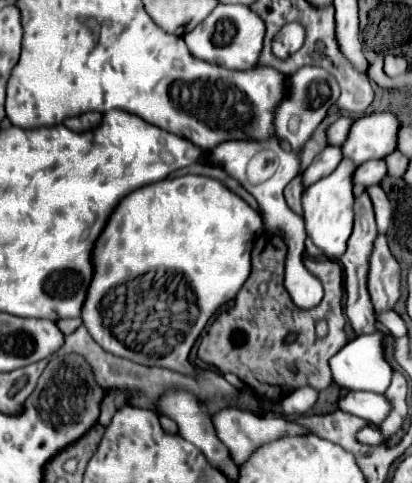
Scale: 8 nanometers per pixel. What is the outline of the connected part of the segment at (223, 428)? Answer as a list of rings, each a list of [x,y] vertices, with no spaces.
[[[220,409],[218,413],[212,415],[212,423],[214,423],[214,429],[216,429],[216,437],[228,447],[232,459],[236,465],[244,463],[248,459],[248,455],[260,445],[260,443],[268,443],[280,435],[300,435],[300,433],[308,433],[308,429],[296,425],[296,423],[290,423],[288,419],[284,417],[278,417],[278,415],[266,415],[264,419],[258,419],[254,417],[252,413],[246,413],[246,411],[240,411],[240,409]]]

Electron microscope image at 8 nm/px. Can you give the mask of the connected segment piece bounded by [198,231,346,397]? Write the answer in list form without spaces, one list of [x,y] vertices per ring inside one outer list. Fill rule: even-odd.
[[[260,231],[254,237],[252,273],[248,281],[238,291],[234,307],[222,311],[212,321],[198,347],[198,359],[206,365],[214,365],[220,373],[234,373],[246,385],[252,385],[252,377],[256,377],[258,381],[282,387],[282,397],[302,385],[310,385],[316,391],[326,389],[332,383],[328,361],[346,345],[340,265],[328,259],[304,259],[306,269],[320,279],[324,299],[312,309],[300,309],[292,303],[282,283],[284,255],[286,247],[278,235]],[[322,319],[328,323],[328,335],[318,339],[316,323]],[[290,363],[298,367],[296,375],[292,375]]]

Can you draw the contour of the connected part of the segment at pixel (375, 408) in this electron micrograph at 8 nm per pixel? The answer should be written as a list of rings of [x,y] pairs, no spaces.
[[[350,391],[338,399],[338,409],[362,417],[372,425],[380,425],[390,413],[390,403],[386,401],[384,395],[368,391]]]

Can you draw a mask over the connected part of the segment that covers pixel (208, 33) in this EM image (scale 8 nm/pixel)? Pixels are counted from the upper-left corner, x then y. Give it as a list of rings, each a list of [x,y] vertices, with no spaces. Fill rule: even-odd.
[[[216,5],[214,11],[184,35],[188,51],[202,61],[226,67],[230,71],[248,71],[256,67],[264,39],[264,21],[246,5]]]

